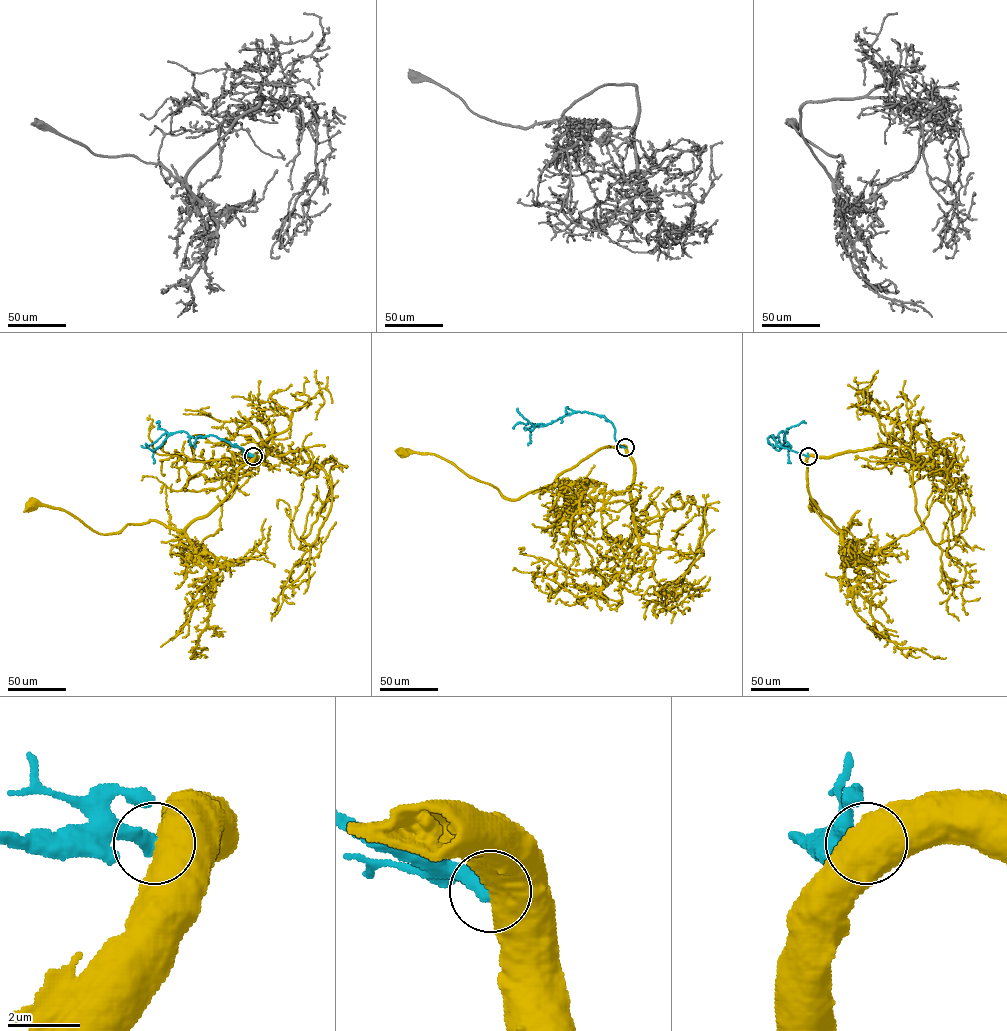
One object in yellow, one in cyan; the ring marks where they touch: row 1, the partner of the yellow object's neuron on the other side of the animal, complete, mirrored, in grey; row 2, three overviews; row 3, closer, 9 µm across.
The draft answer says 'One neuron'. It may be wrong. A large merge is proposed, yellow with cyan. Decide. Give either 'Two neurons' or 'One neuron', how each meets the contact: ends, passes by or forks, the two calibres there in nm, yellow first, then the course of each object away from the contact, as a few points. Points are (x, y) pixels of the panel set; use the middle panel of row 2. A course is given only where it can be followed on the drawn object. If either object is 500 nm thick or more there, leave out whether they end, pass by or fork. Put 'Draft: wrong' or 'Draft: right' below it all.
Two neurons. Thickness 850 nm (yellow) against 420 nm. Course of yellow: (625, 447), (598, 449), (551, 484), (509, 499), (436, 454), (402, 452). Course of cyan: (625, 447), (616, 442), (613, 425), (602, 415), (576, 412), (534, 427), (517, 408)
Draft: wrong

